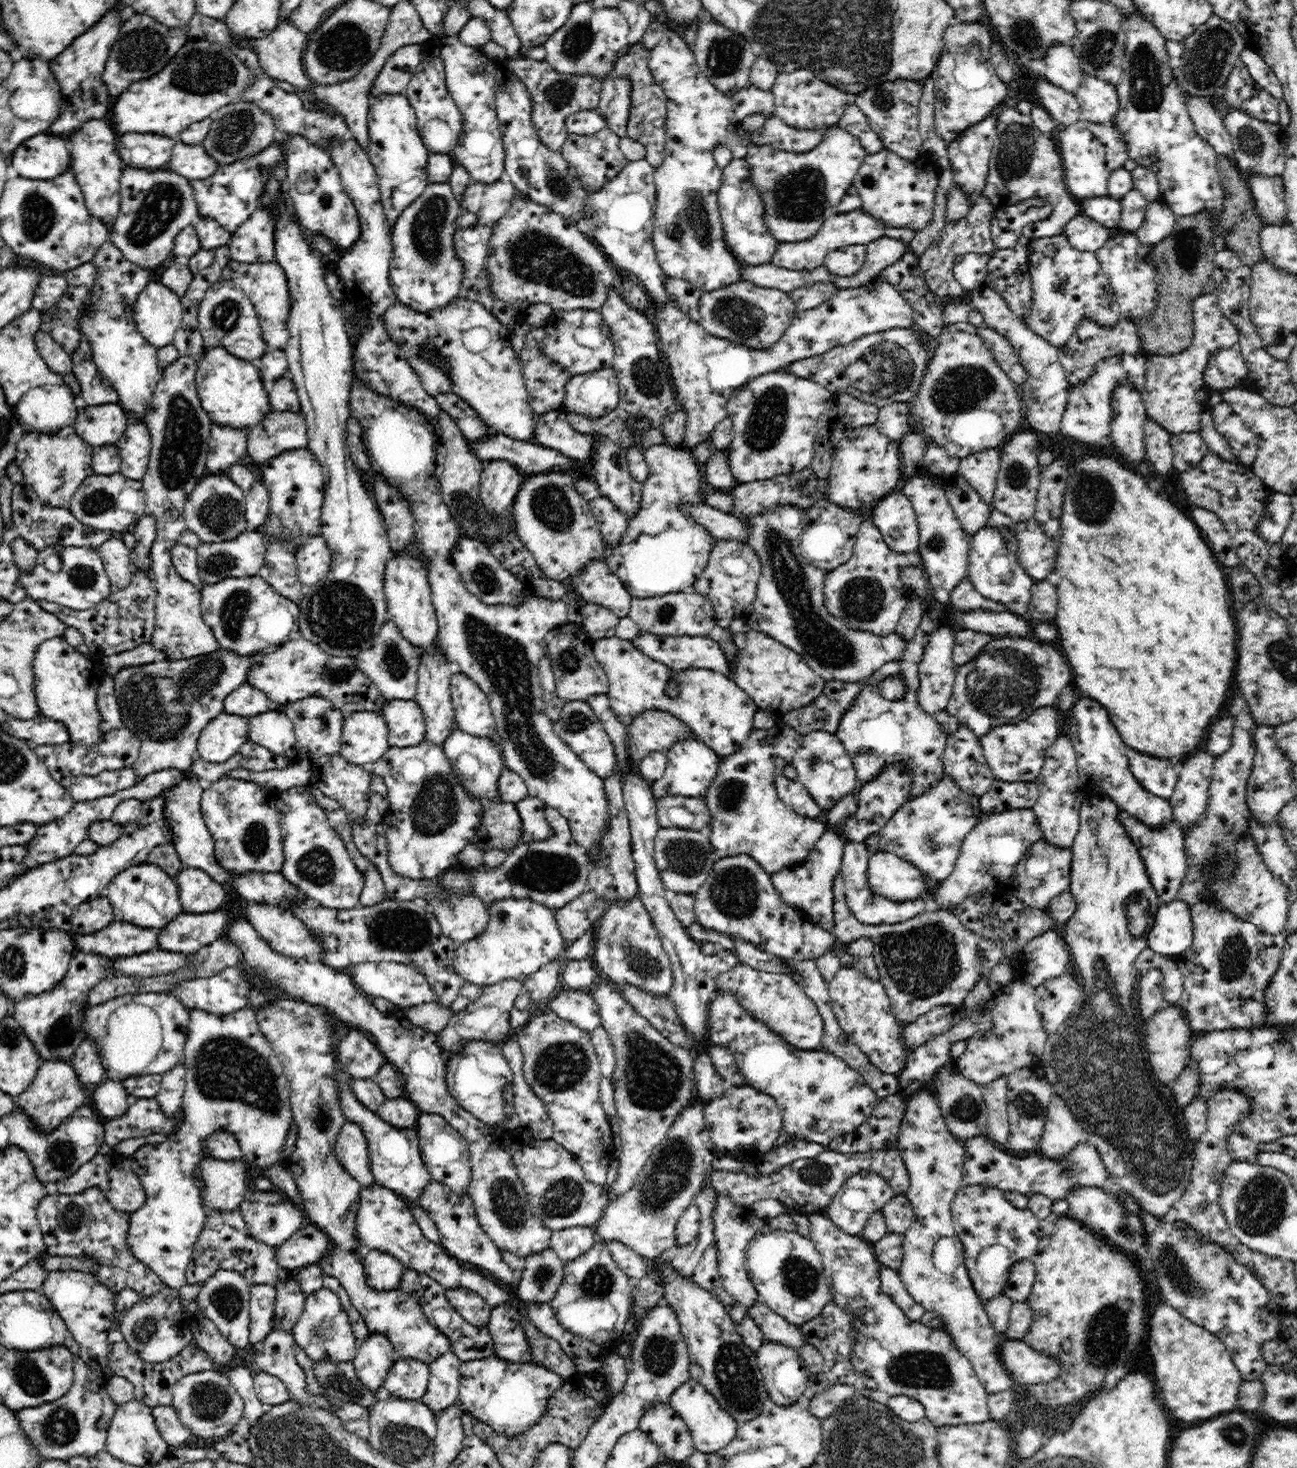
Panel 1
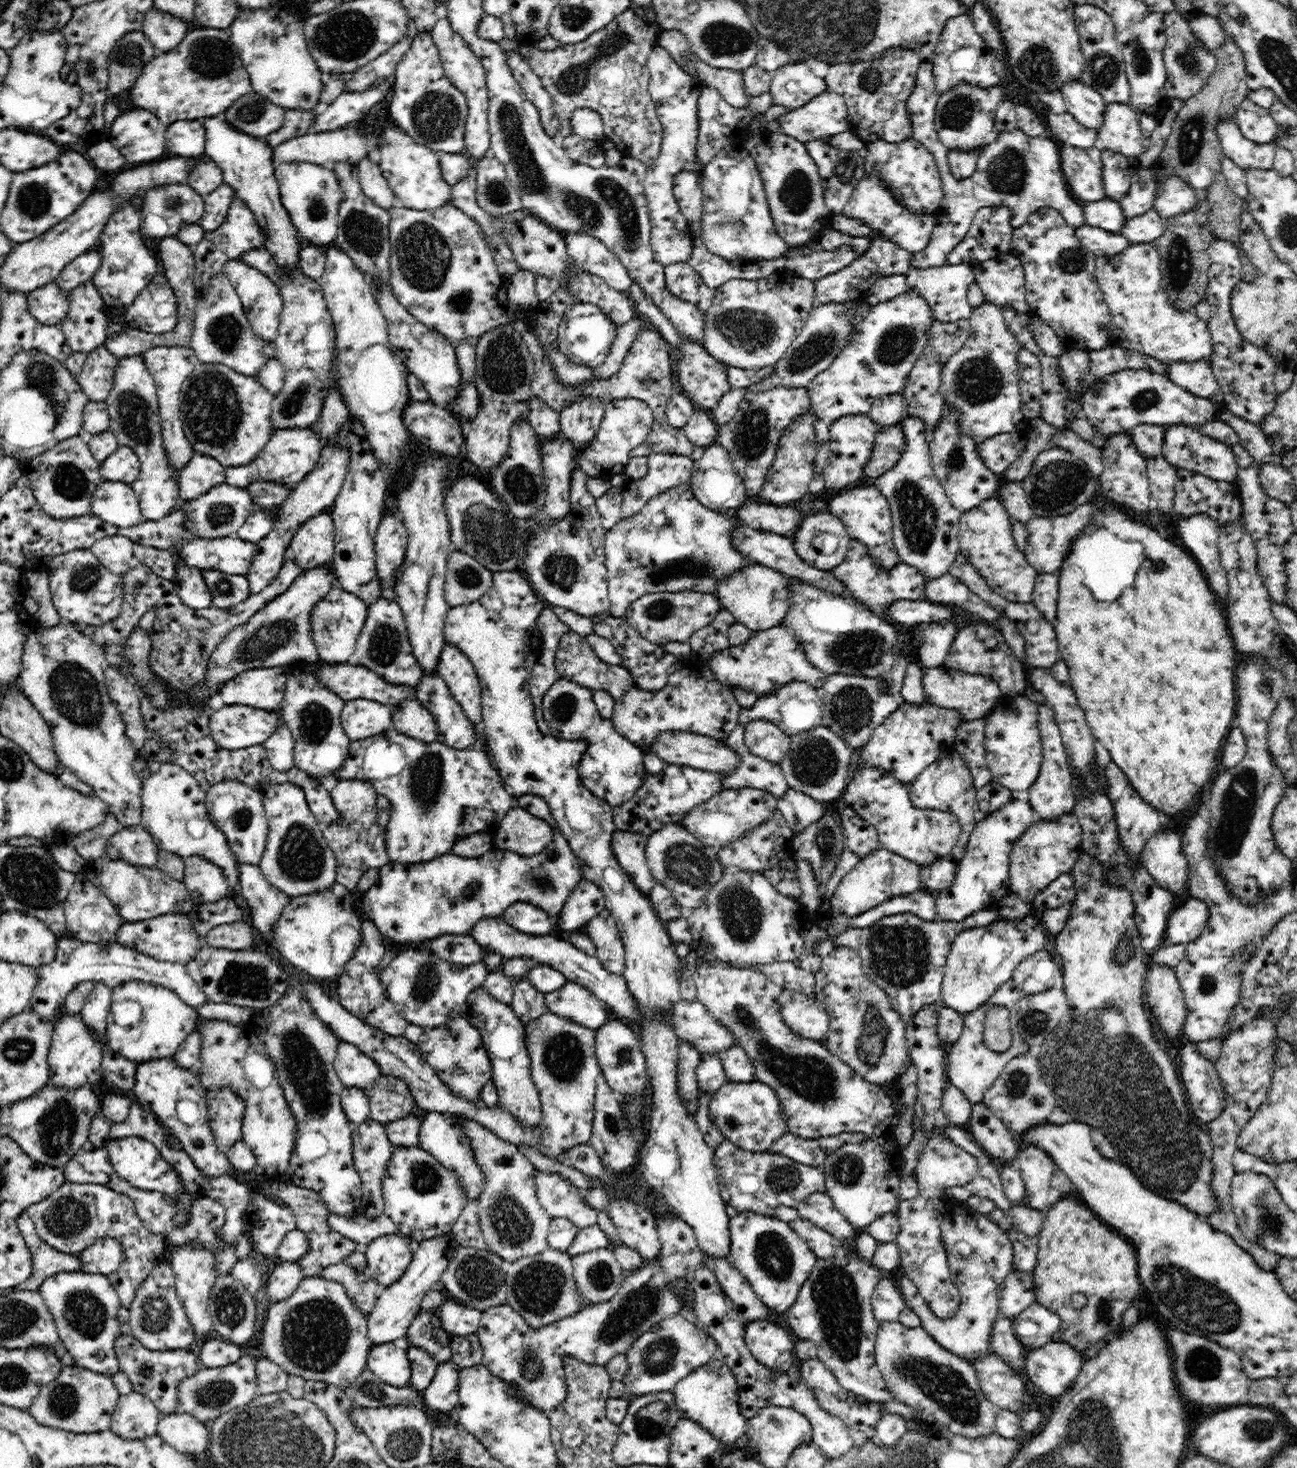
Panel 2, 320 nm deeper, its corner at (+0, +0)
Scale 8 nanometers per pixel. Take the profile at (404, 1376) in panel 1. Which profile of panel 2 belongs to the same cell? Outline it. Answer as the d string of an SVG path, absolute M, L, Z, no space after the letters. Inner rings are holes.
M406 1337L371 1345L367 1356L367 1367L380 1380L397 1387L408 1387L411 1381L411 1364L407 1355Z

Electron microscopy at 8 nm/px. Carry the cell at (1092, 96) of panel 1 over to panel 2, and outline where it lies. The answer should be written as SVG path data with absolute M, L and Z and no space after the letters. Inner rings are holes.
M1128 102L1106 104L1104 122L1096 130L1096 134L1095 146L1100 150L1108 149L1136 159L1146 150L1147 143L1142 137L1138 113Z

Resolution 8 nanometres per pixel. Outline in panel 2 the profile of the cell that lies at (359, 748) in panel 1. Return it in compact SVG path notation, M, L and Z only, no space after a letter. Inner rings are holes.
M368 699L347 701L341 712L341 726L353 745L366 743L393 727L392 706Z

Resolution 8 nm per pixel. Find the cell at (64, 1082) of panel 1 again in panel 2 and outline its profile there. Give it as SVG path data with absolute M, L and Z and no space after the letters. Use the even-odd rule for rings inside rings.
M81 1013L66 1014L55 1022L48 1053L49 1084L64 1089L90 1087L103 1077L102 1059L102 1043L98 1041L98 1035L92 1033L90 1027L84 1023Z

